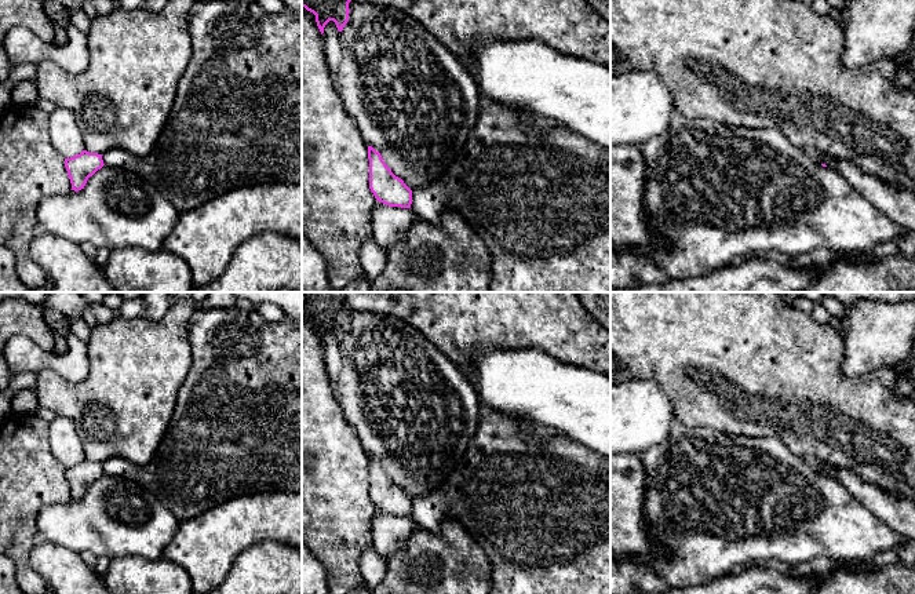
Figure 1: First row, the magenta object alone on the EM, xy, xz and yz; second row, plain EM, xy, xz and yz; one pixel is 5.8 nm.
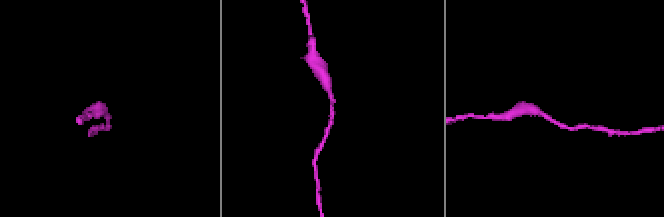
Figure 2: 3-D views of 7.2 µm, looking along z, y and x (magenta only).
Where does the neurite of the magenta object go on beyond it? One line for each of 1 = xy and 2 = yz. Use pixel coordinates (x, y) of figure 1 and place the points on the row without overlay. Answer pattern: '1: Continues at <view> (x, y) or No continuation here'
1: No continuation here
2: No continuation here

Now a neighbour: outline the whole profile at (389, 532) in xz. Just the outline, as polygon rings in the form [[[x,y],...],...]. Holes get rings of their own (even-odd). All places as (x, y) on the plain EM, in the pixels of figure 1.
[[[376,509],[372,520],[372,547],[387,561],[416,528],[411,517],[390,515]]]

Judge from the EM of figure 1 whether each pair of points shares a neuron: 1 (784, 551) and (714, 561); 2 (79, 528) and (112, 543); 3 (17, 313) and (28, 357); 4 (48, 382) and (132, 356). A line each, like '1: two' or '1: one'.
1: one
2: one
3: two
4: one

